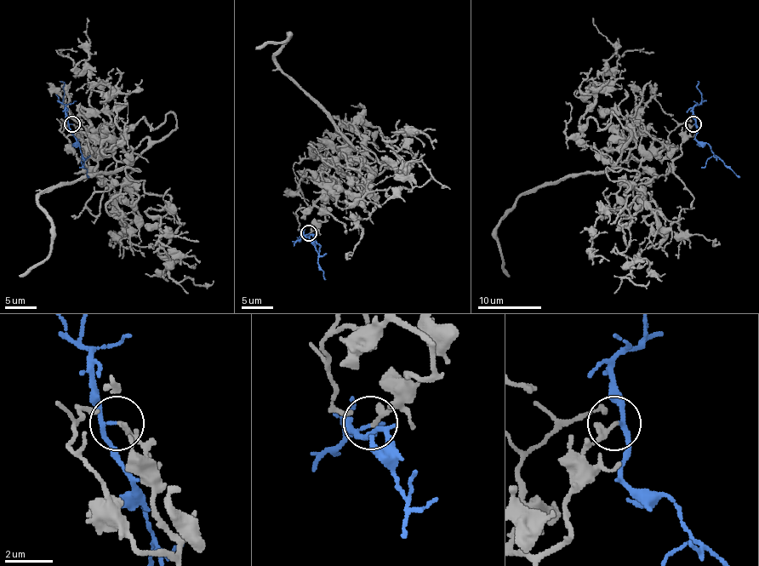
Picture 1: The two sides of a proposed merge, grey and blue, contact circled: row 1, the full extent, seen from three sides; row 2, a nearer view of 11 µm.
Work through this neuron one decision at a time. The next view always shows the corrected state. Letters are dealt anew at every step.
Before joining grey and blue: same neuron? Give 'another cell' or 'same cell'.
another cell

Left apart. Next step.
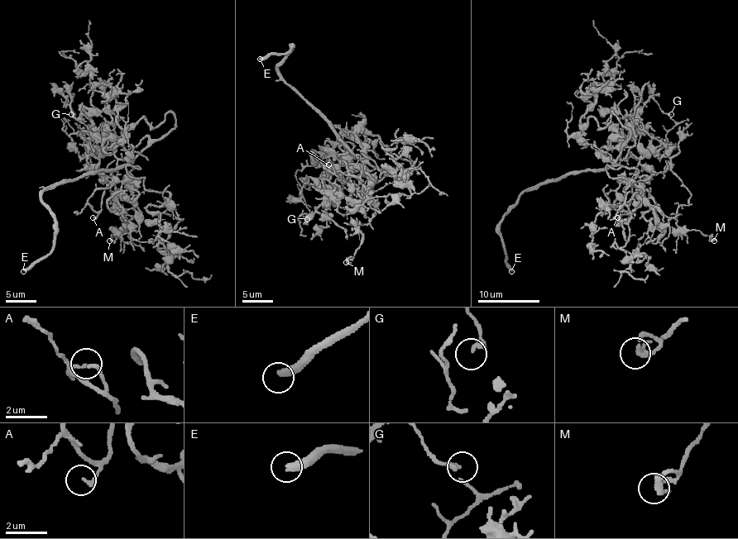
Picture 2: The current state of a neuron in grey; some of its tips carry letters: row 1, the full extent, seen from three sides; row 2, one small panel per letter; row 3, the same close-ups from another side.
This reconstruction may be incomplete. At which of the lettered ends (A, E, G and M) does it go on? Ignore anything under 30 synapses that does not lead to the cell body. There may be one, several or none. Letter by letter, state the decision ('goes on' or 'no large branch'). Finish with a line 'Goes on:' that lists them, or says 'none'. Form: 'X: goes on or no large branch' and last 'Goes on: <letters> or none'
A: no large branch
E: goes on
G: no large branch
M: no large branch
Goes on: E

